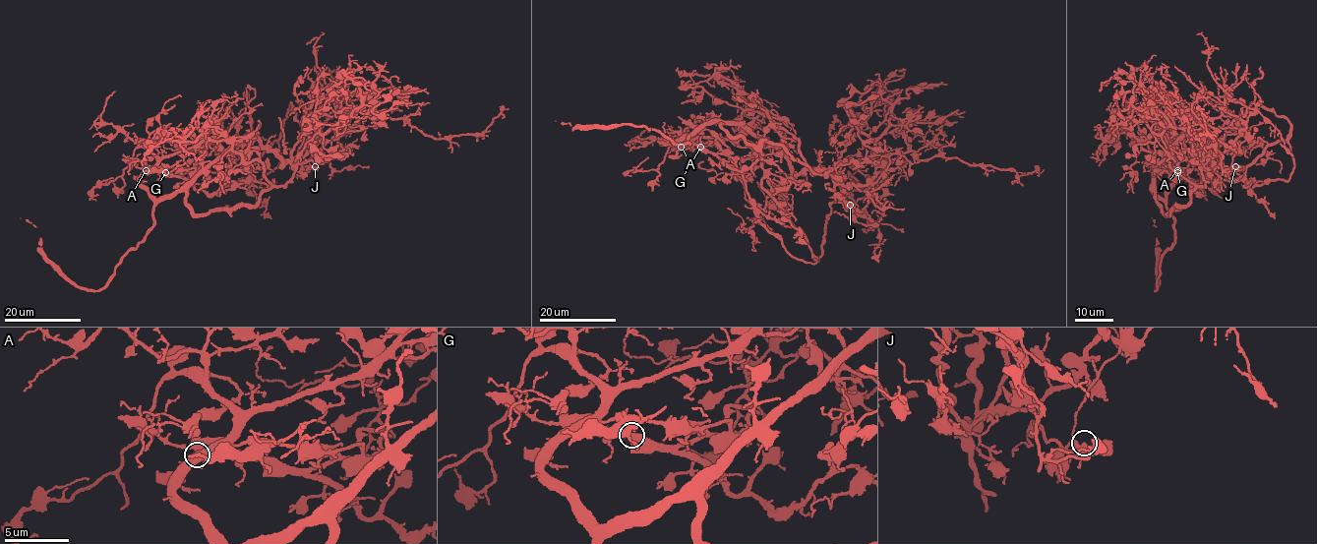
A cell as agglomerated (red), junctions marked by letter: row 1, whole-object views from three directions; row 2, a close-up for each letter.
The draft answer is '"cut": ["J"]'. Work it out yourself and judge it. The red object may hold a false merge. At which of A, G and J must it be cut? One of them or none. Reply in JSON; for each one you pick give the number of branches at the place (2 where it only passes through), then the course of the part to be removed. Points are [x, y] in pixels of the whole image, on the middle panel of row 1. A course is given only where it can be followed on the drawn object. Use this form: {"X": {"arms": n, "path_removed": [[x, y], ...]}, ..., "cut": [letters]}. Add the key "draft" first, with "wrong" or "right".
{"draft": "wrong", "cut": []}

